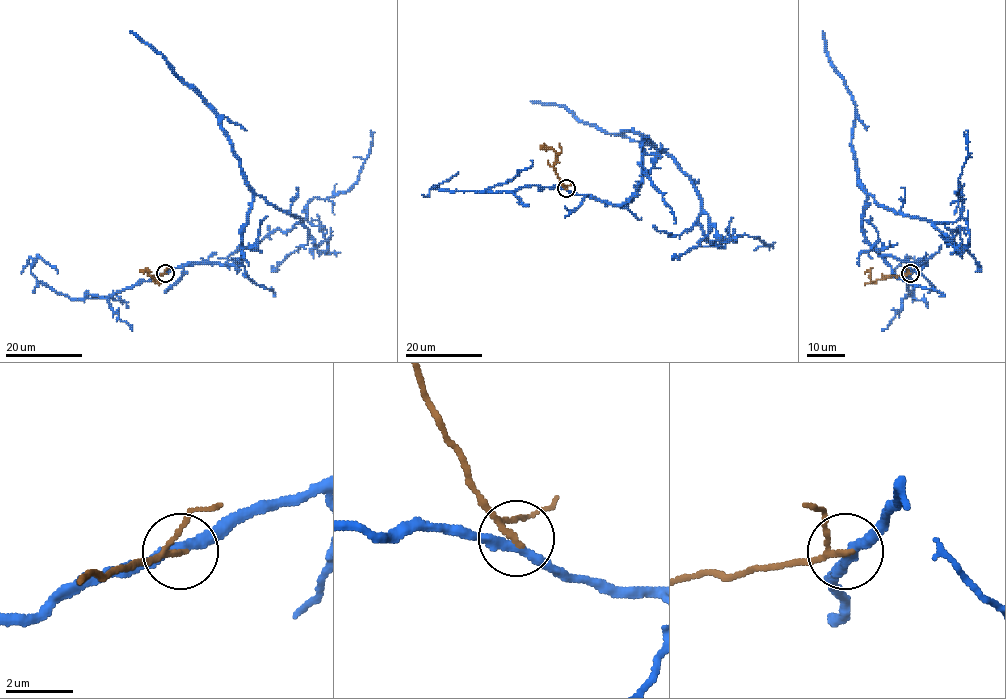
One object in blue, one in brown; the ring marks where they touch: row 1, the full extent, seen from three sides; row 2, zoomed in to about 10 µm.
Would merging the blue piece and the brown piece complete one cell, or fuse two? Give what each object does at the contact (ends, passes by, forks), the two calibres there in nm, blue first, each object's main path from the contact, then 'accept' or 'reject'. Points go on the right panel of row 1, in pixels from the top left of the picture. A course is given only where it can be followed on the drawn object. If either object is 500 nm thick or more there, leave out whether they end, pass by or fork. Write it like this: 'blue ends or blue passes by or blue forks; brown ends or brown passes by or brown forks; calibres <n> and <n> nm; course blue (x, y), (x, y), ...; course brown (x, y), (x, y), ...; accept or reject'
blue passes by; brown passes by; calibres 280 and 130 nm; course blue (910, 273), (926, 263), (882, 256), (866, 239), (866, 198), (922, 220), (955, 222), (969, 154), (966, 130); course brown (910, 273), (873, 281), (868, 271); reject

